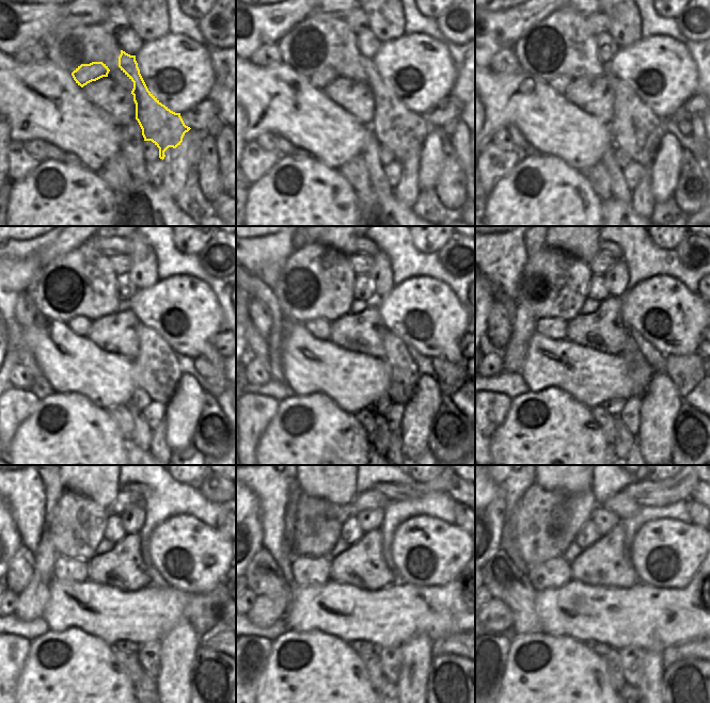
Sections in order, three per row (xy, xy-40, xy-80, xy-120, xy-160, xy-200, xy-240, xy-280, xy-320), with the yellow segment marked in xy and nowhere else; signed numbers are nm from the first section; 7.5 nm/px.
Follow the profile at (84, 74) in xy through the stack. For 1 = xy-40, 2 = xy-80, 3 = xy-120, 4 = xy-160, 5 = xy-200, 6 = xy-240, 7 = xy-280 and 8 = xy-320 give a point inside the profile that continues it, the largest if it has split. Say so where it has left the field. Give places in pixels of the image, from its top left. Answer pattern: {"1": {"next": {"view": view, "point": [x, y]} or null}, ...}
{"1": {"next": {"view": "xy-40", "point": [322, 77]}}, "2": {"next": {"view": "xy-80", "point": [559, 83]}}, "3": {"next": {"view": "xy-120", "point": [80, 324]}}, "4": {"next": {"view": "xy-160", "point": [319, 328]}}, "5": {"next": {"view": "xy-200", "point": [553, 328]}}, "6": {"next": {"view": "xy-240", "point": [66, 568]}}, "7": {"next": {"view": "xy-280", "point": [305, 571]}}, "8": {"next": {"view": "xy-320", "point": [553, 573]}}}

